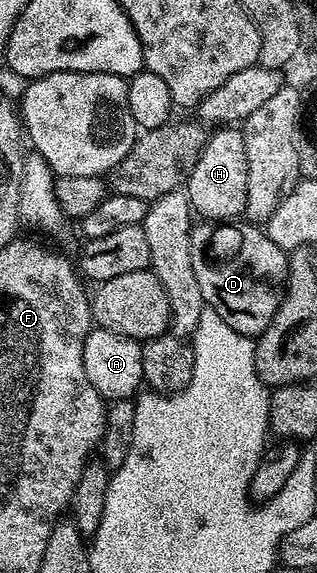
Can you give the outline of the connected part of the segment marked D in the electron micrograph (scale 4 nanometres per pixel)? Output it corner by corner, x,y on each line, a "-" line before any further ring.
201,221
194,226
191,233
191,266
195,269
205,306
219,313
219,317
223,317
223,321
227,321
227,325
231,325
235,333
250,337
262,335
271,325
285,295
284,286
289,277
288,254
279,249
275,241
271,241
268,233
257,227
260,226
249,221
225,221
217,226
209,221

